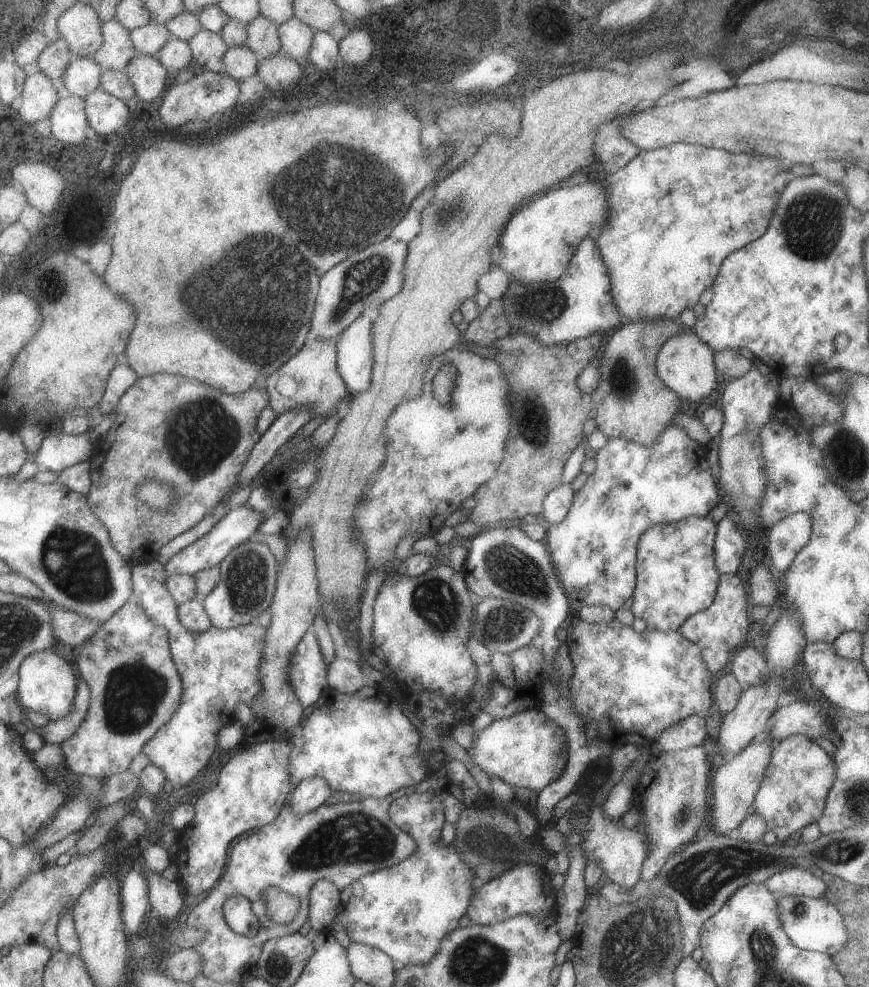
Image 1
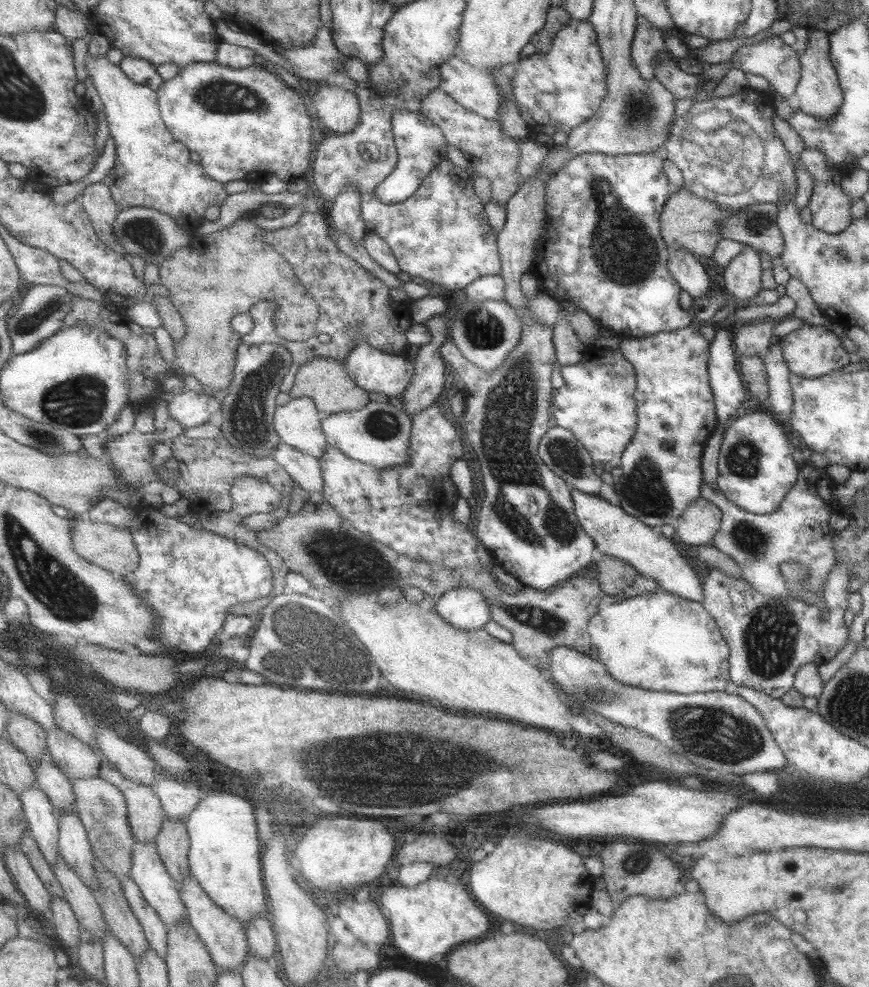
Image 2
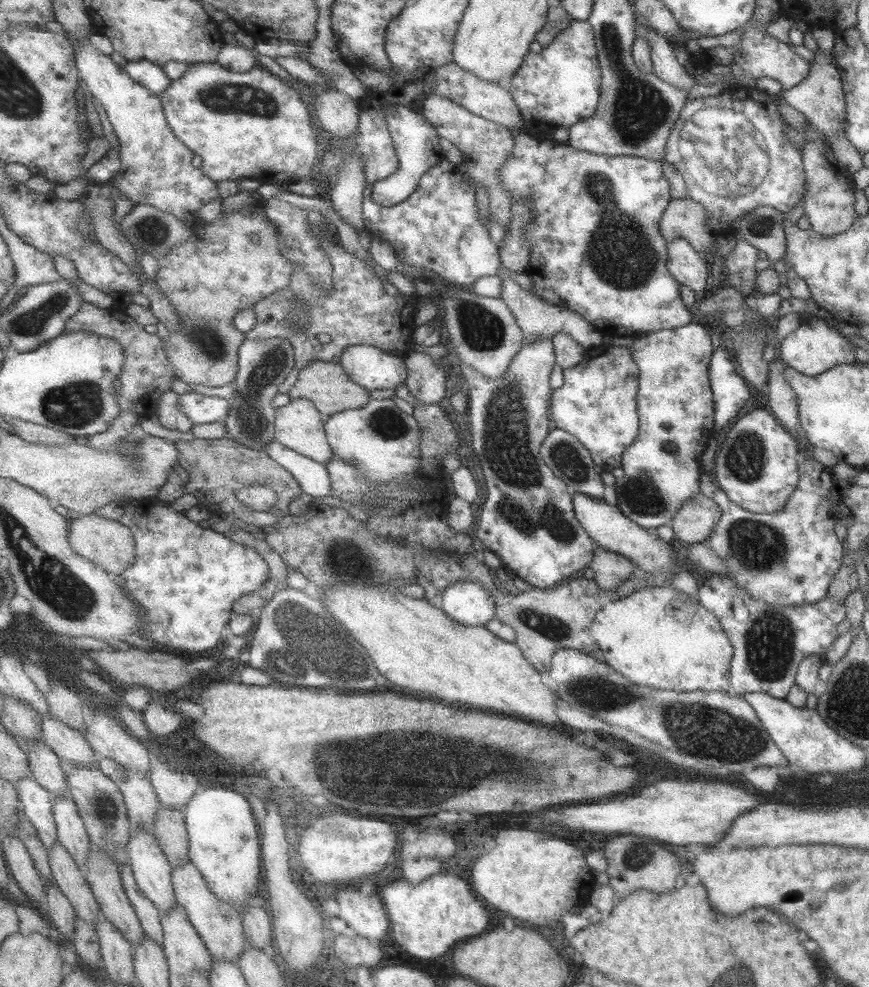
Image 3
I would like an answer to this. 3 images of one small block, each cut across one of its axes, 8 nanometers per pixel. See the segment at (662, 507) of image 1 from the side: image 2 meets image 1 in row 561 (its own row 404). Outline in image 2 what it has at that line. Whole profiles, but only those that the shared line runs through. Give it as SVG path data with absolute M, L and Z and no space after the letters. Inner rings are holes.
M587 346L585 358L575 366L561 368L565 386L555 392L555 404L553 414L557 420L557 426L563 426L571 430L593 454L595 464L603 468L603 472L611 472L613 468L623 466L623 456L629 448L629 444L635 440L639 432L639 400L637 400L637 388L639 388L639 372L631 360L627 360L625 352L621 348L597 348Z

